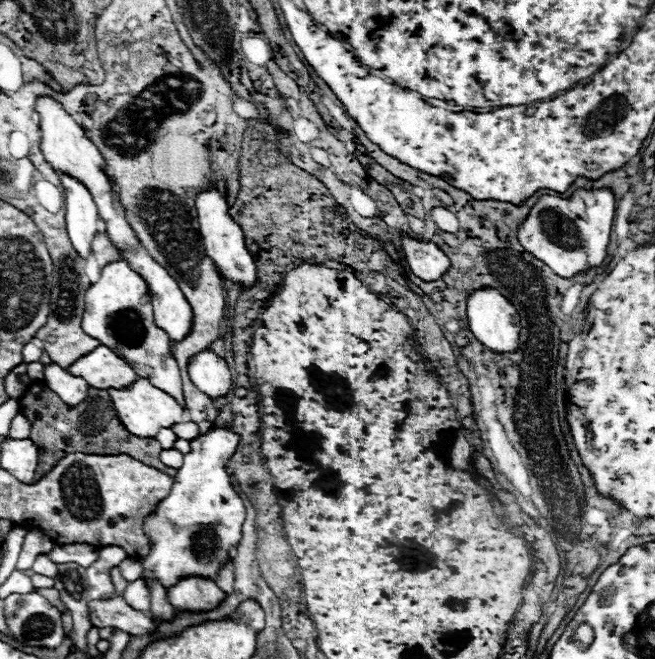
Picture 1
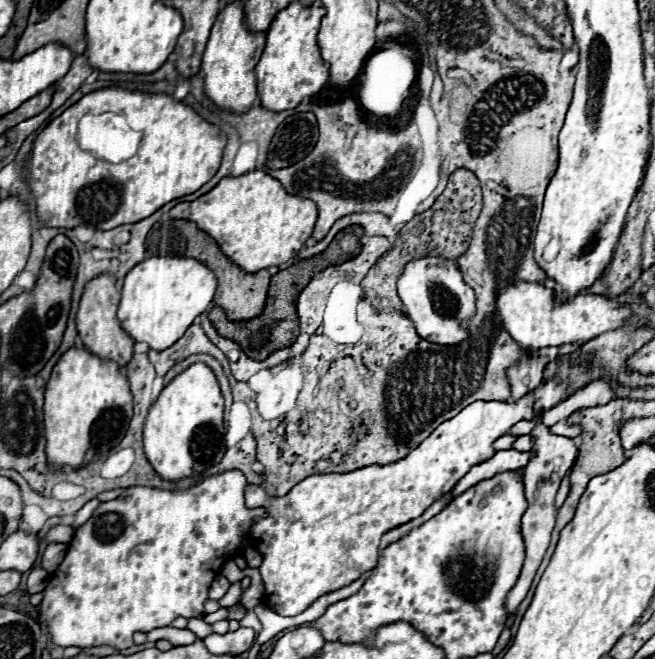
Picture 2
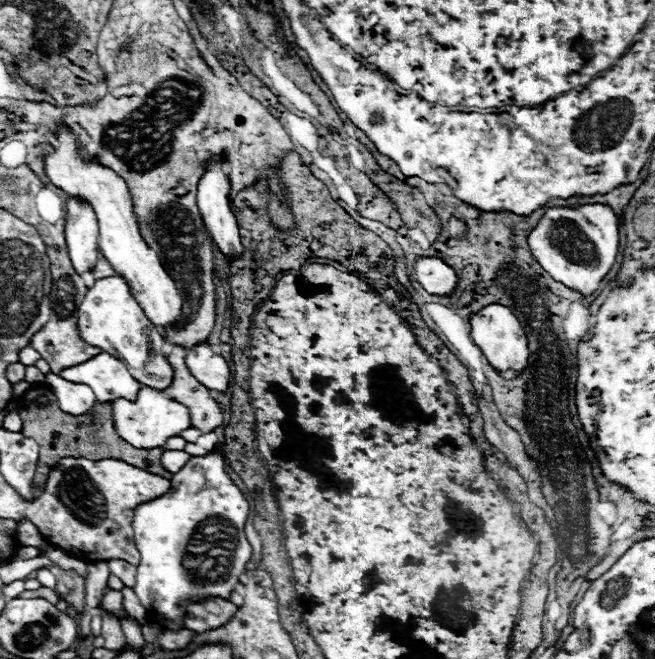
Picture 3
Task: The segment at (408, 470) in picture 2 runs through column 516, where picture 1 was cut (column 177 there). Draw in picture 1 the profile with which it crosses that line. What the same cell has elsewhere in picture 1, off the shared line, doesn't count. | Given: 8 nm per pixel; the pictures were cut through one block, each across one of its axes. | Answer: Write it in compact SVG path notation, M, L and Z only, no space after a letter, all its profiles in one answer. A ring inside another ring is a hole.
M136 378L136 382L130 388L124 388L124 390L110 388L108 392L116 406L118 418L122 420L122 424L126 424L128 432L134 432L134 436L154 438L158 434L158 430L170 428L176 422L184 422L186 414L184 414L184 408L176 402L176 398L172 398L170 394L152 386L148 378Z

